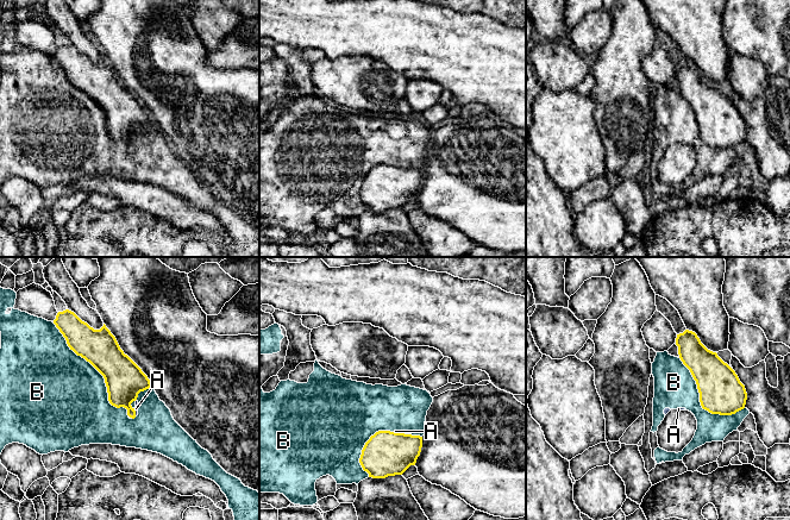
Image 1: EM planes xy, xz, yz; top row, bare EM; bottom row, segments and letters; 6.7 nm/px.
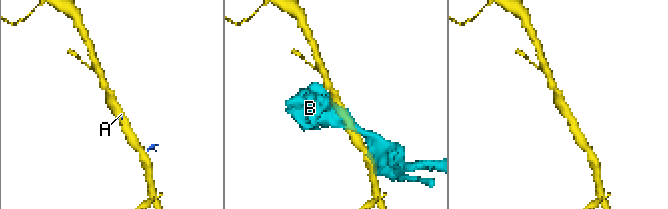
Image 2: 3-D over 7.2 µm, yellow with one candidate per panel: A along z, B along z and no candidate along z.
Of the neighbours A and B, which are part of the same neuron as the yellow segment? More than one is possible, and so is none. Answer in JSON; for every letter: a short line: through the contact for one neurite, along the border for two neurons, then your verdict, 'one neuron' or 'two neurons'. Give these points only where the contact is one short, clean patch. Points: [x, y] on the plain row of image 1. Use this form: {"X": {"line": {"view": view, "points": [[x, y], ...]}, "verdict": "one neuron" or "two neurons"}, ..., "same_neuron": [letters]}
{"A": {"verdict": "two neurons"}, "B": {"verdict": "two neurons"}, "same_neuron": []}

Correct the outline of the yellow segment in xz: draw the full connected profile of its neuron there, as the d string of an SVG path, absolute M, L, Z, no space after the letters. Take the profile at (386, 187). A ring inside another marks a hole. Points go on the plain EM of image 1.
M378 164L365 176L359 196L372 212L402 208L410 199L415 199L422 181L422 170L390 164Z

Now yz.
M692 64L677 68L676 79L683 98L690 104L703 143L732 149L745 142L747 126L735 105L716 86L708 83Z

